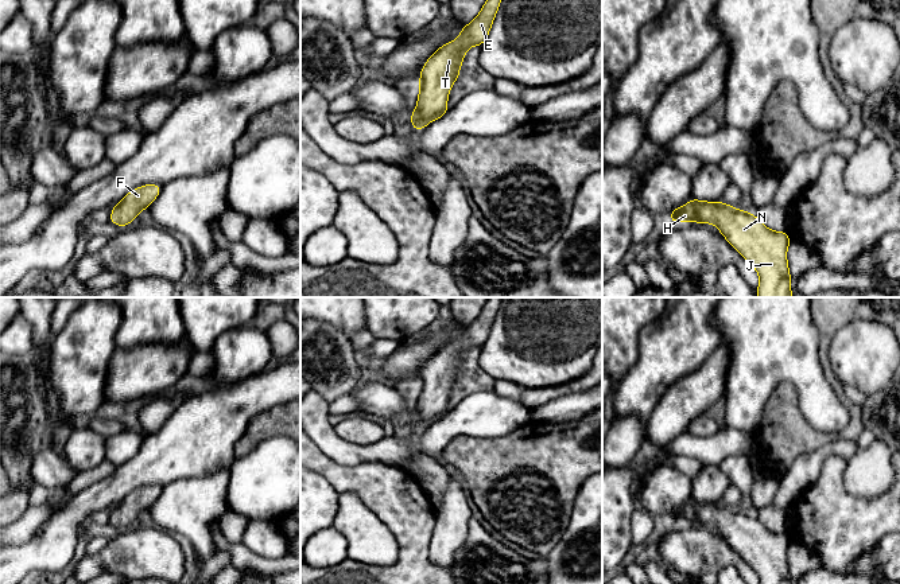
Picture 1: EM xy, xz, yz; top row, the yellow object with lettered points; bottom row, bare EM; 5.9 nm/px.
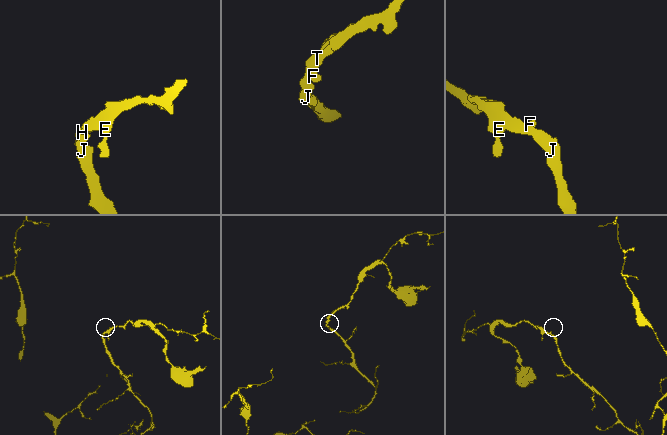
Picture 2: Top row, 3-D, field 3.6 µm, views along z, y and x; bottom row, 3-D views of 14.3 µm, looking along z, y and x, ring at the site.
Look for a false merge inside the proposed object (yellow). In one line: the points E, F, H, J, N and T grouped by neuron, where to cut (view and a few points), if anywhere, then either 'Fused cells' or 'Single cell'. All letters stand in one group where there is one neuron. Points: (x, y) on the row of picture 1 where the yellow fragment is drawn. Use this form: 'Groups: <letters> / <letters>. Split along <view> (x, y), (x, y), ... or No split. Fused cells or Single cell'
Groups: E F H J N T. No split. Single cell

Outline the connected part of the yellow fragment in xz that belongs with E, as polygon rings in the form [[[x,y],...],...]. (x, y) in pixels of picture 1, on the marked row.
[[[486,0],[474,20],[461,28],[458,38],[445,43],[426,61],[420,70],[416,108],[410,118],[414,131],[419,132],[447,113],[449,93],[458,79],[465,54],[472,46],[482,46],[500,4],[501,0]]]

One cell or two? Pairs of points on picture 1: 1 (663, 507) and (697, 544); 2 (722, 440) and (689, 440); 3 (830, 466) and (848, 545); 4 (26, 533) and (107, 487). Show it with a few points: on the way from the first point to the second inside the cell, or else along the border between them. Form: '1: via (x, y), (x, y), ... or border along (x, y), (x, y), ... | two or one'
1: border along (667, 521), (662, 524) | two
2: via (714, 444), (697, 444) | one
3: via (830, 486), (830, 521), (834, 525) | one
4: border along (61, 505), (39, 525), (27, 541), (14, 546) | two

